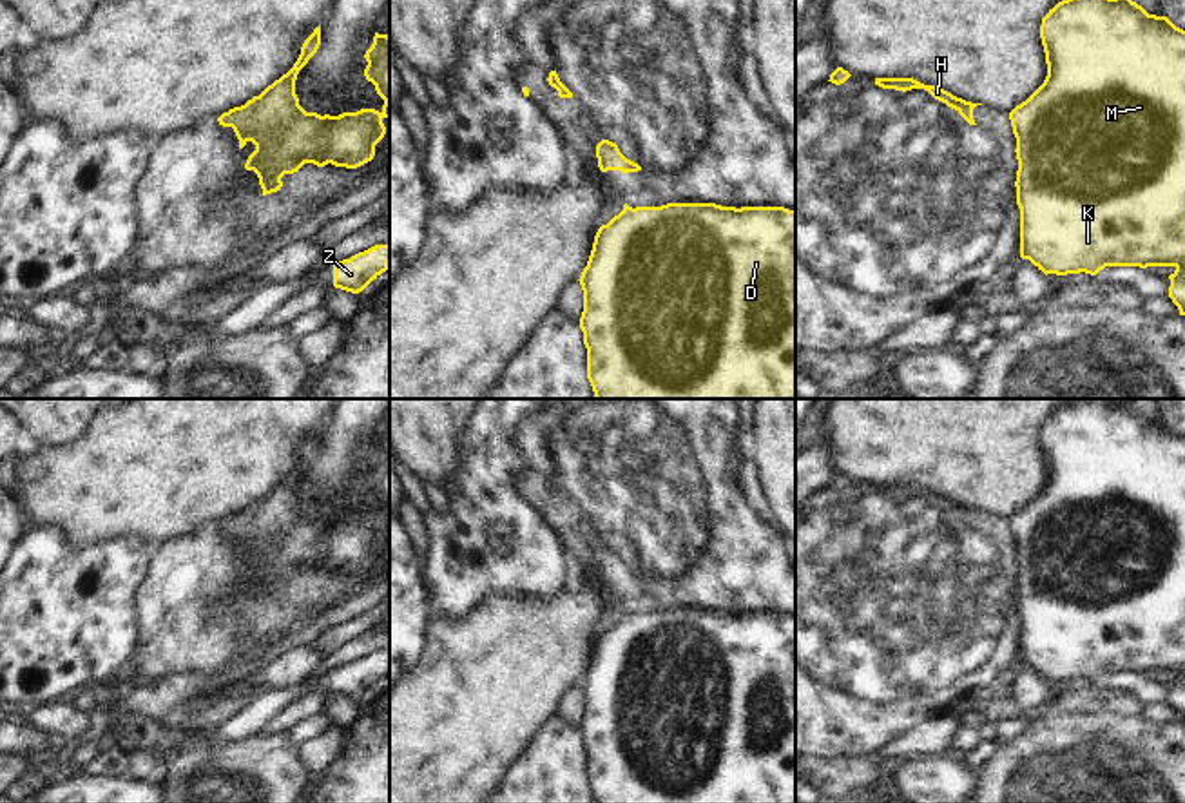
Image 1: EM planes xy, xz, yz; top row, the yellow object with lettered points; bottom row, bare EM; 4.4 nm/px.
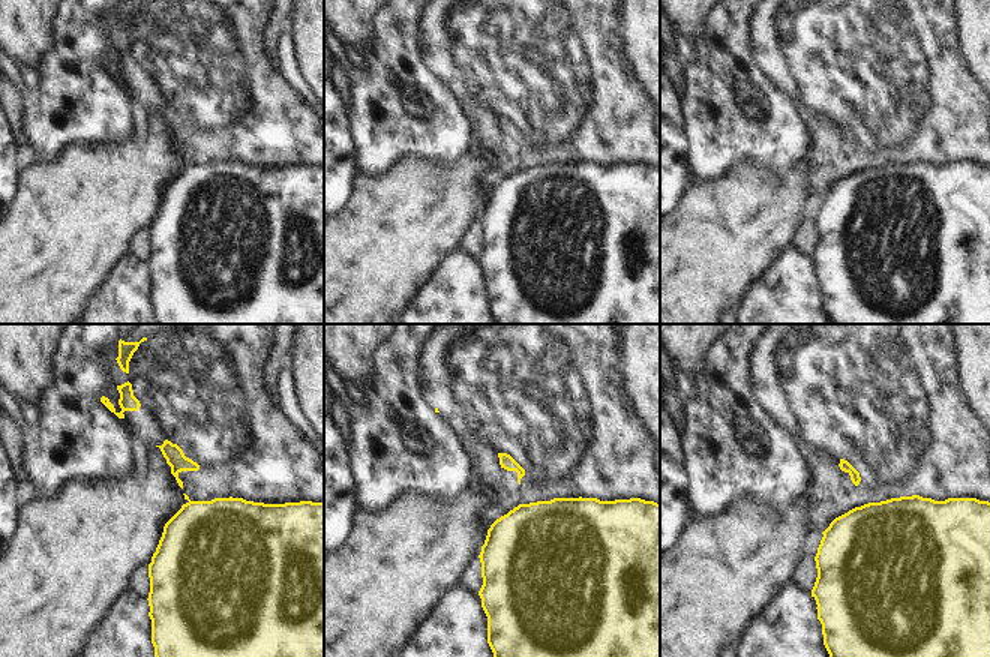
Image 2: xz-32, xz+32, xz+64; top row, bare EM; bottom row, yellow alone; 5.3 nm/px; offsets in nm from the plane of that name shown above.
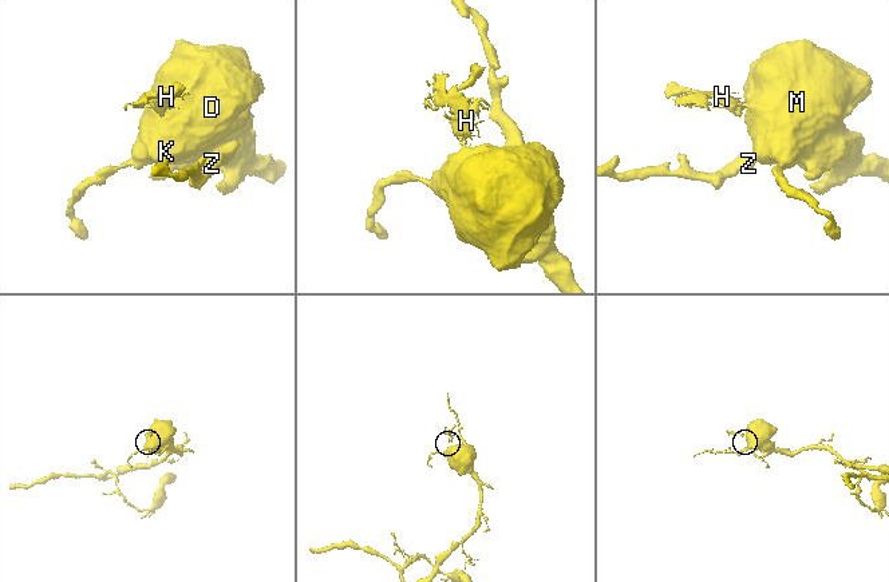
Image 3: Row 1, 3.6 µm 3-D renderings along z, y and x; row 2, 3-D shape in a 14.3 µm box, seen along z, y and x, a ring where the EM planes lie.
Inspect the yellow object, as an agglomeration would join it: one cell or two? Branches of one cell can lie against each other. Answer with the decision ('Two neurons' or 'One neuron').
Two neurons.

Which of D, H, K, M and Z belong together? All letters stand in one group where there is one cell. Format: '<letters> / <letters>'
D K M Z / H

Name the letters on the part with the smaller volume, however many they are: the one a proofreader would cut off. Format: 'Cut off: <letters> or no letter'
Cut off: H.

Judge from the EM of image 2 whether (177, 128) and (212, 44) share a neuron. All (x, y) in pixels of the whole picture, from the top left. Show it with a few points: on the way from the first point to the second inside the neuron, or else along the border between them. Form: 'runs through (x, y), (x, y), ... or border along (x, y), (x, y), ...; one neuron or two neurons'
runs through (198, 107), (206, 99), (206, 65); one neuron

